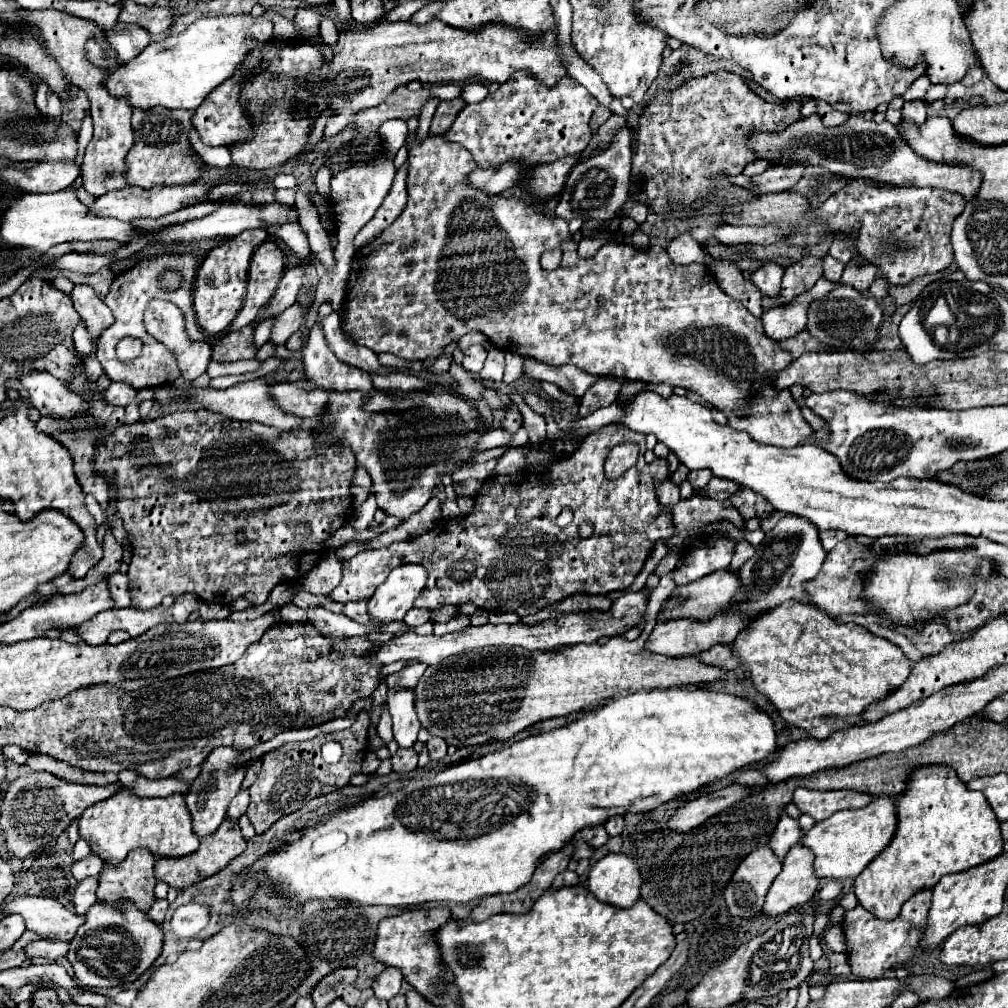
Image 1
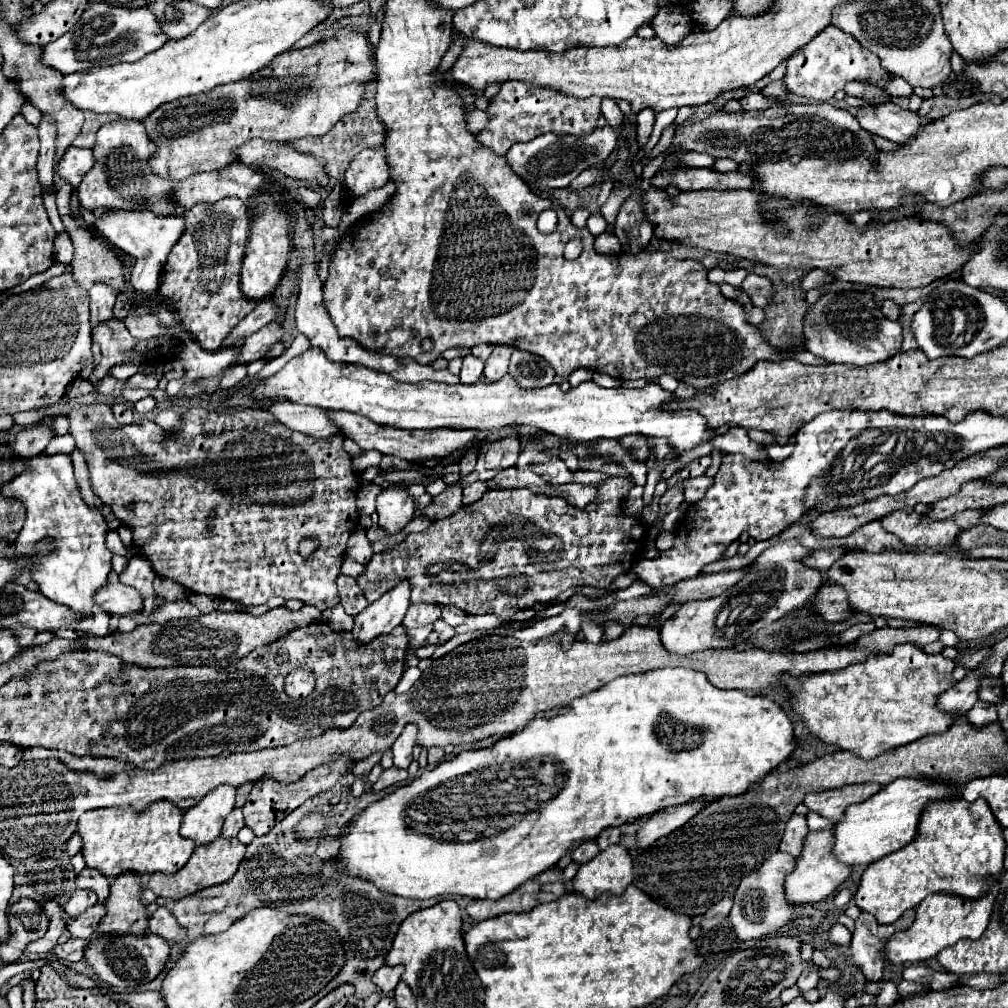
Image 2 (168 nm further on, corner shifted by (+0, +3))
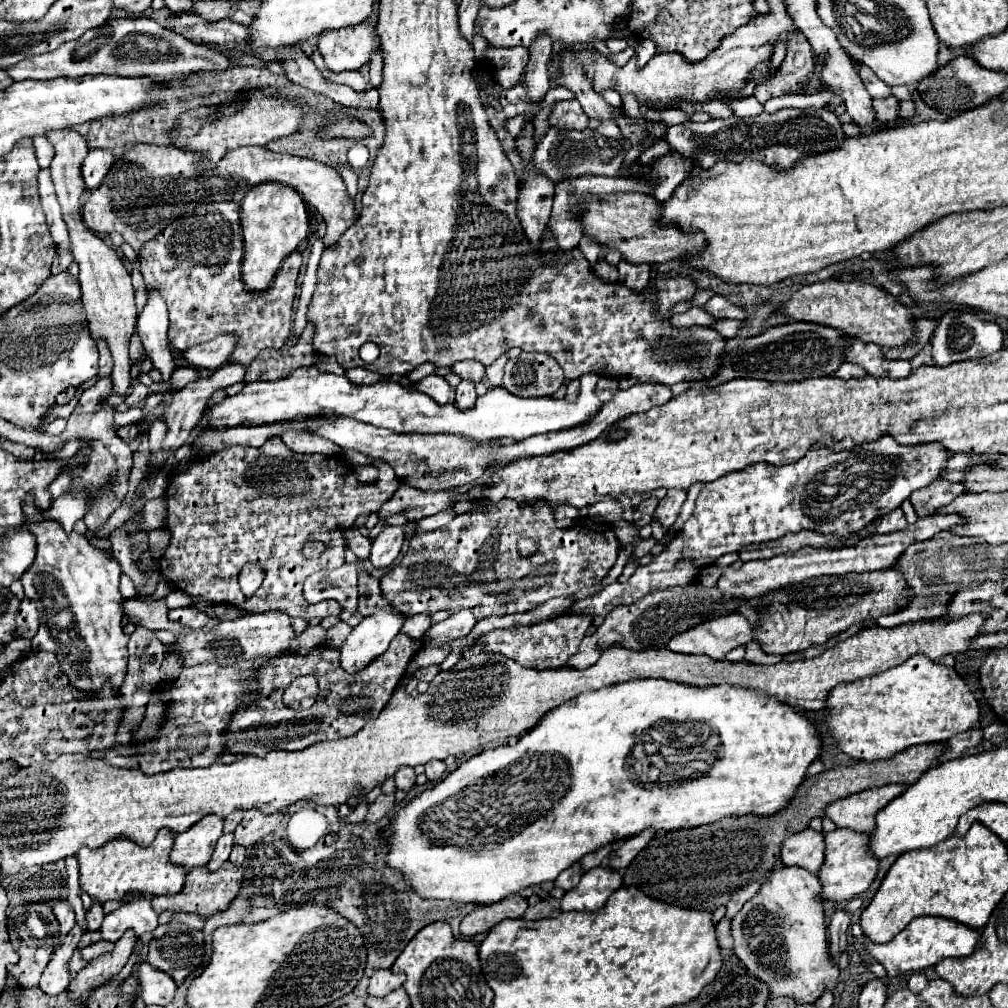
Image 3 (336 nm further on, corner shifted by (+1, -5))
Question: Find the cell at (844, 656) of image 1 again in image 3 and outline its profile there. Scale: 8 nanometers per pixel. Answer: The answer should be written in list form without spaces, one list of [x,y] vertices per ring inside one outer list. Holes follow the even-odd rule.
[[[914,655],[880,675],[834,687],[824,709],[824,723],[846,755],[856,761],[880,761],[912,745],[948,741],[956,733],[978,727],[980,709],[952,667]]]

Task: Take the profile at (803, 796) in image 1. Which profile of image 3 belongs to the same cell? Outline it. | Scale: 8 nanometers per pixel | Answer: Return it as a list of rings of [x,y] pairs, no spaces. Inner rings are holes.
[[[884,785],[866,789],[858,795],[850,795],[846,799],[838,799],[830,803],[824,811],[824,817],[832,819],[836,827],[870,833],[874,829],[874,815],[888,805],[894,797],[904,791],[906,785]]]

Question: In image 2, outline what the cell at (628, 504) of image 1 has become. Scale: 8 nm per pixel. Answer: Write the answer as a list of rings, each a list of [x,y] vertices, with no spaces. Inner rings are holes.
[[[609,477],[605,483],[599,483],[599,501],[587,505],[587,509],[571,507],[563,497],[548,497],[527,488],[485,491],[479,501],[461,507],[451,517],[433,521],[427,531],[409,533],[399,549],[395,547],[373,555],[365,573],[357,577],[357,583],[365,599],[375,601],[401,579],[407,579],[413,591],[411,599],[417,599],[417,603],[455,605],[469,615],[493,613],[499,617],[505,611],[527,609],[541,601],[555,599],[569,587],[607,587],[617,575],[631,569],[633,555],[641,553],[641,545],[647,541],[645,527],[633,517],[625,517],[621,511],[621,503],[631,487],[633,483],[629,479]]]

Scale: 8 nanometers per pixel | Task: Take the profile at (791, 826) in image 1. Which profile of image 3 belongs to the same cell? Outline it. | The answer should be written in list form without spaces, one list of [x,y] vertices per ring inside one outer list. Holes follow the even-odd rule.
[[[810,827],[790,835],[782,843],[780,859],[784,865],[798,865],[810,873],[816,873],[824,861],[824,835]]]

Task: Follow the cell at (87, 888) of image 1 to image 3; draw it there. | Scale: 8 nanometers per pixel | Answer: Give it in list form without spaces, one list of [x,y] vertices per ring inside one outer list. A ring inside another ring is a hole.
[[[78,921],[74,923],[72,931],[66,935],[64,943],[60,945],[60,949],[54,951],[50,963],[46,965],[42,977],[40,977],[40,985],[38,987],[48,993],[48,995],[58,995],[62,991],[66,991],[66,987],[70,985],[70,975],[68,975],[68,961],[76,949],[76,945],[80,943],[80,937],[84,935],[84,929],[78,925]]]

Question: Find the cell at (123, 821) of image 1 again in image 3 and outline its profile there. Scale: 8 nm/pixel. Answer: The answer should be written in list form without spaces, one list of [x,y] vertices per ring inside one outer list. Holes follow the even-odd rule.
[[[158,831],[154,843],[150,847],[142,847],[134,843],[132,839],[114,839],[110,843],[104,843],[102,847],[90,849],[82,847],[78,851],[78,863],[80,863],[80,885],[82,889],[96,901],[104,903],[110,899],[122,899],[128,891],[138,891],[146,895],[172,895],[178,893],[184,885],[186,867],[178,867],[170,863],[168,855],[174,845],[174,833],[172,831]]]

